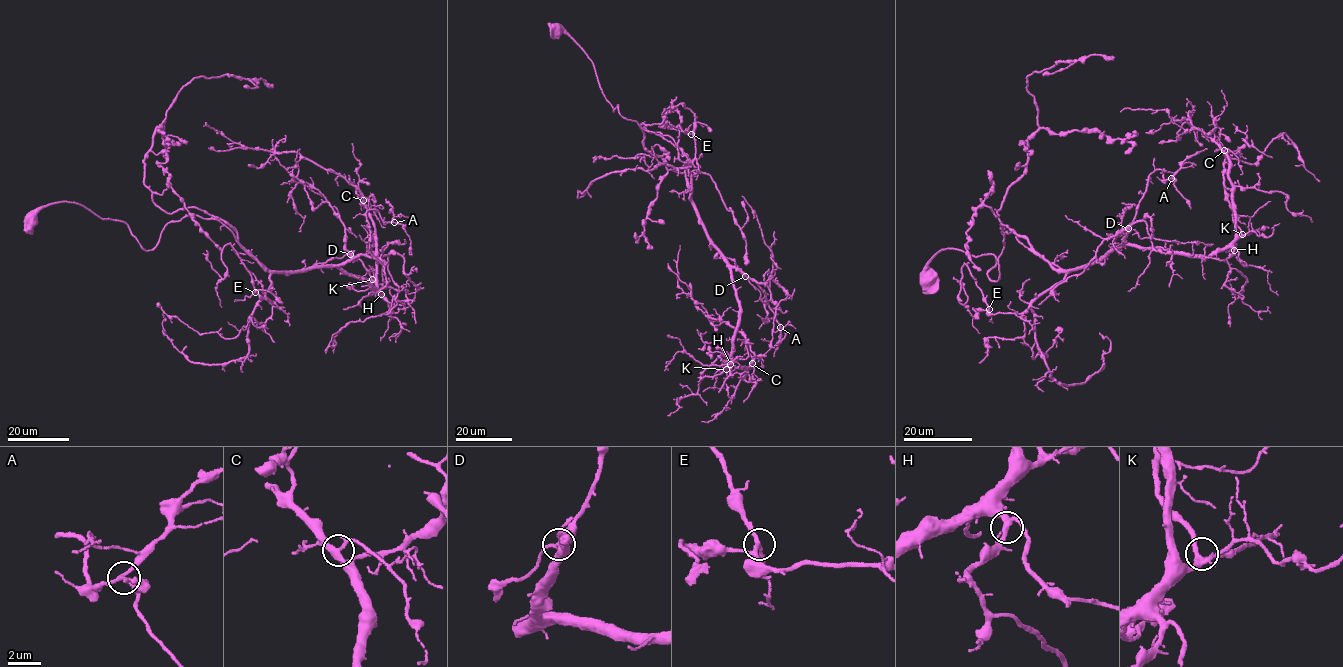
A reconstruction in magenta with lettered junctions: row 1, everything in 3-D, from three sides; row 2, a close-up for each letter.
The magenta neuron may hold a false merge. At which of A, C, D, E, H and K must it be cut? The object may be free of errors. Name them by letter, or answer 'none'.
none

